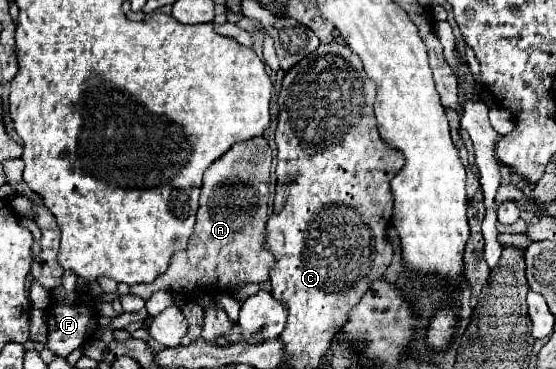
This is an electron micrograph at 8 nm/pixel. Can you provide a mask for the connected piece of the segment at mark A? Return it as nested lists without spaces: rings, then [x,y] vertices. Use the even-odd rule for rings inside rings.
[[[252,138],[248,142],[234,144],[220,160],[212,162],[204,172],[204,184],[200,194],[200,208],[196,216],[194,232],[188,240],[188,248],[172,256],[168,272],[156,278],[152,284],[134,284],[130,294],[148,300],[156,290],[178,290],[180,294],[192,296],[200,288],[238,288],[240,284],[256,284],[268,280],[268,272],[274,266],[274,256],[262,248],[266,220],[268,220],[268,184],[270,184],[270,162],[272,150],[264,138]]]

